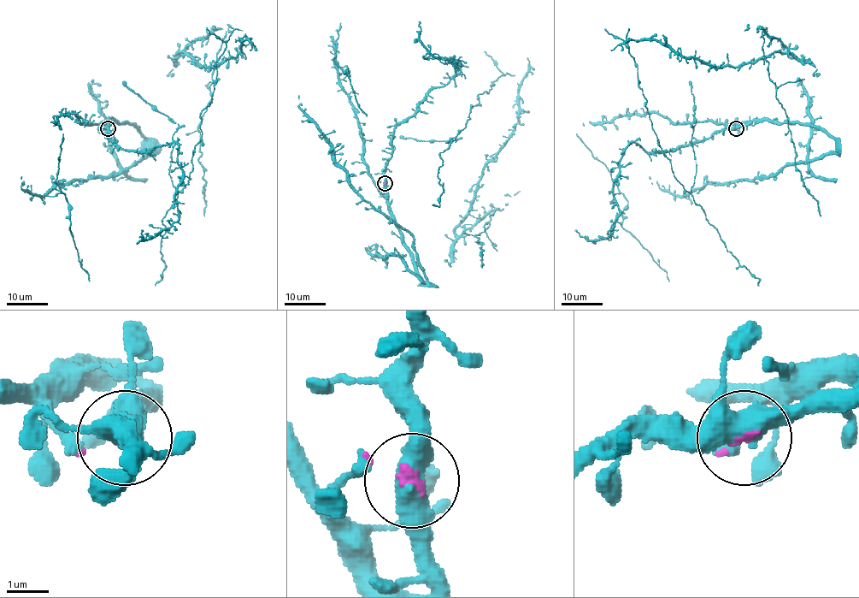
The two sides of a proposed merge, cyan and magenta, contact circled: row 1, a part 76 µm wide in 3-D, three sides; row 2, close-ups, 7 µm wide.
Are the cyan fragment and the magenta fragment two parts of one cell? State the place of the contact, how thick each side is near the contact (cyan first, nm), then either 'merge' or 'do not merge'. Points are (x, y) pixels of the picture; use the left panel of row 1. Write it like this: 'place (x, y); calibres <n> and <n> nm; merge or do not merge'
place (108, 128); calibres 440 and 140 nm; merge

